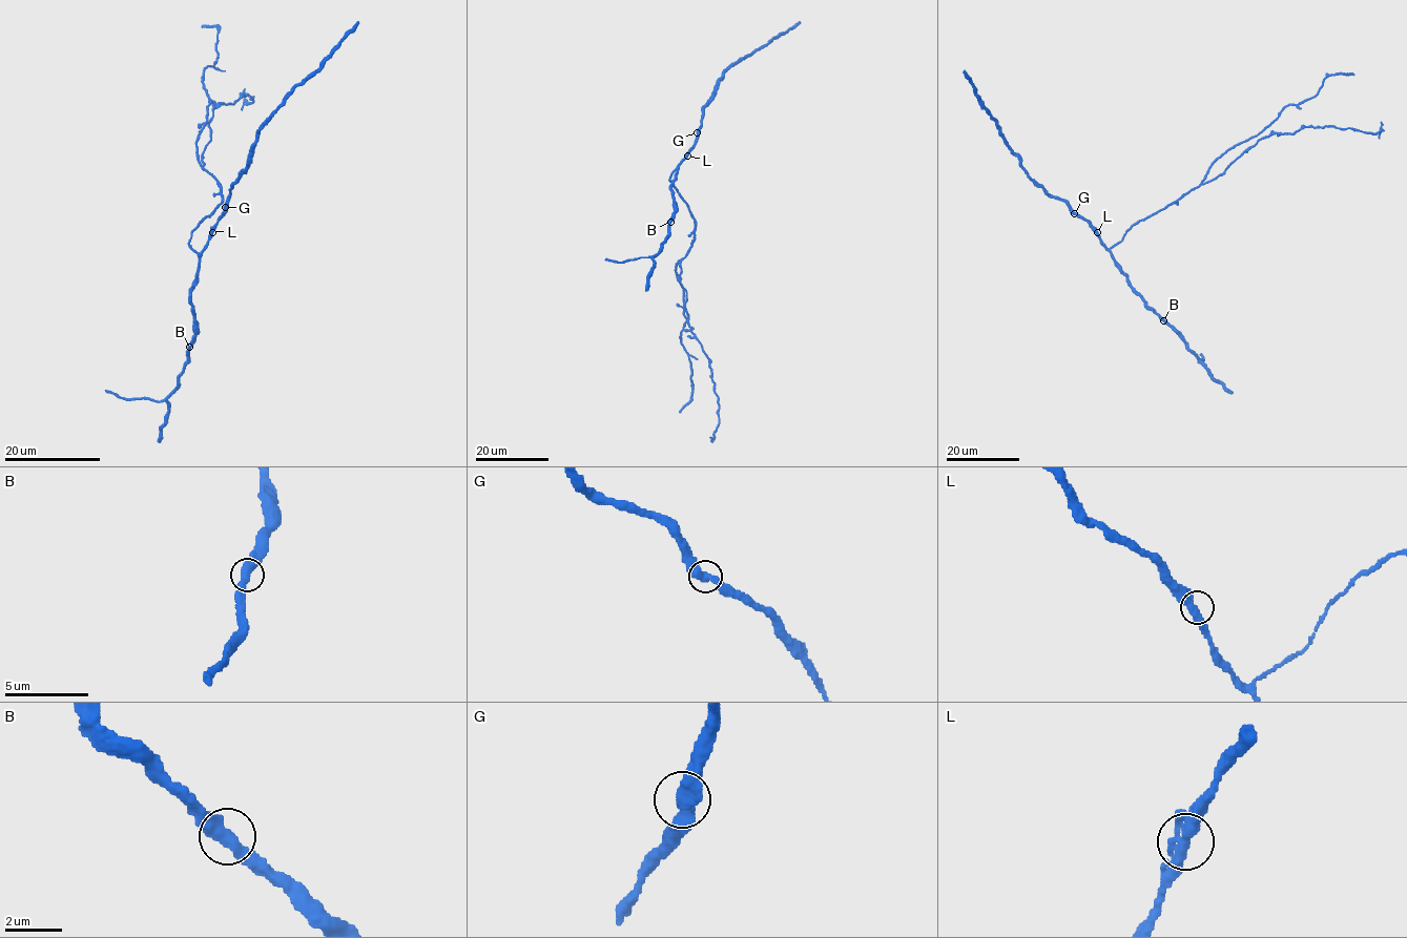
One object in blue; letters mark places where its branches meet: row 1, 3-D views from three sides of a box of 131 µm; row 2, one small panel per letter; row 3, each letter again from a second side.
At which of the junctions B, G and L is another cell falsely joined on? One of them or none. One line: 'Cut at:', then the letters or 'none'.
Cut at: none

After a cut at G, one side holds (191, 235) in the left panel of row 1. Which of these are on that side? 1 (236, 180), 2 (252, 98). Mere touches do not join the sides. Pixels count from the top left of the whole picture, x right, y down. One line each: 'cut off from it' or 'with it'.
1: cut off from it
2: with it

